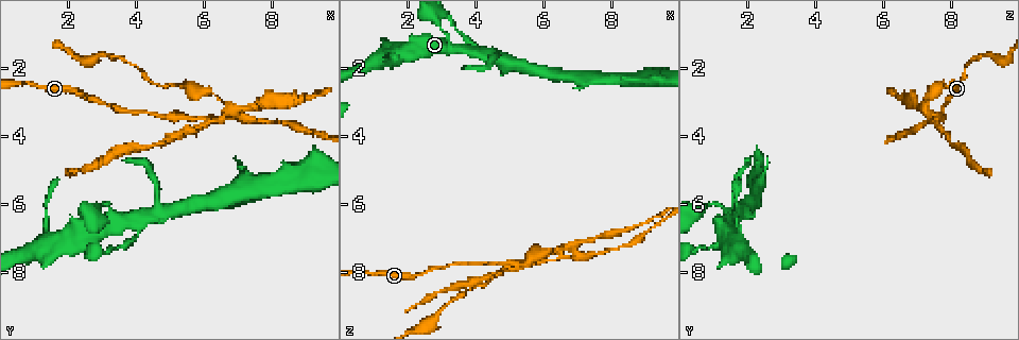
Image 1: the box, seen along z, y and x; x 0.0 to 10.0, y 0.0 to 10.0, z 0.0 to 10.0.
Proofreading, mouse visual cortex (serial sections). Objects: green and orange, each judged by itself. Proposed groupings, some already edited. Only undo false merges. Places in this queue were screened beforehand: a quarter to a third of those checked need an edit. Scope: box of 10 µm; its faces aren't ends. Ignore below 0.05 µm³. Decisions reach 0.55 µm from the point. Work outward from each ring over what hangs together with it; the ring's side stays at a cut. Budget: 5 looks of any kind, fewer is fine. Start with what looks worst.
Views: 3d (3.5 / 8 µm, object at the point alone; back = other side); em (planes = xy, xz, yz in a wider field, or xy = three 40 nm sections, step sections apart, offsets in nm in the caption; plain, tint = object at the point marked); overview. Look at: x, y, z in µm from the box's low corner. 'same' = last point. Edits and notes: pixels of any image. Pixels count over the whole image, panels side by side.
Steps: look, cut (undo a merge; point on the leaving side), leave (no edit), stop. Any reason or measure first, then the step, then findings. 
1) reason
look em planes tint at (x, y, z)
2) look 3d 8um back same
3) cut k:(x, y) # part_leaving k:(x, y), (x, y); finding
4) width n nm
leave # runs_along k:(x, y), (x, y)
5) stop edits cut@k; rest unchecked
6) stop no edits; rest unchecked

abrupt turn
look 3d 8um at (6.10, 3.50, 7.65)

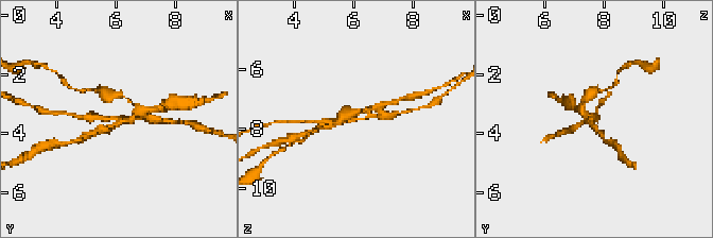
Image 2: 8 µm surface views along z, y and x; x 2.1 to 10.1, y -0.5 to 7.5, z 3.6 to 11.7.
arms 4; arm_widths 150, 150, 200, 200 nm; now the EM
look em planes tint same

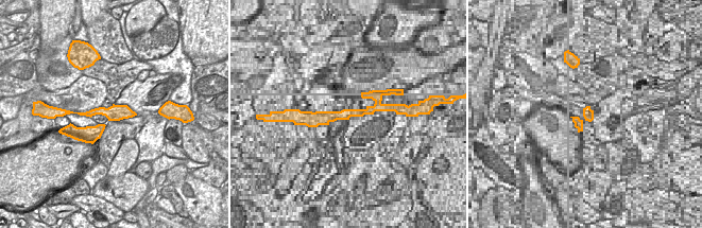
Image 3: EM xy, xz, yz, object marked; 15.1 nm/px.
cut 2:(162, 108) # part_leaving 2:(132, 119), (139, 109), (132, 101), (115, 95); a second cell is stuck on

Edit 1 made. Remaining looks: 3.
look overview

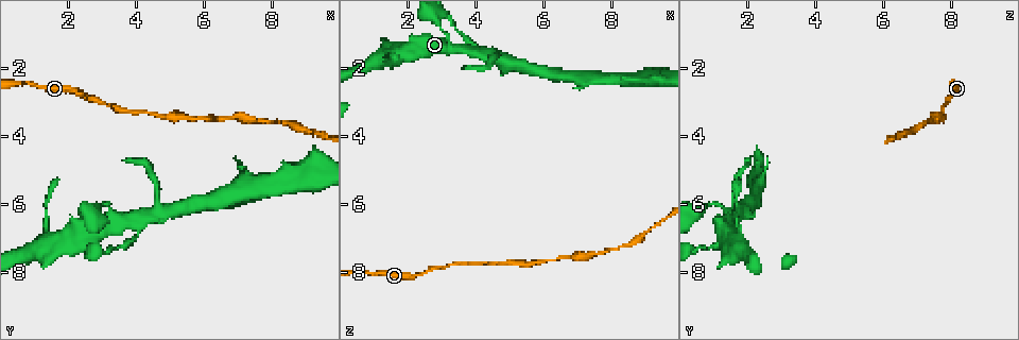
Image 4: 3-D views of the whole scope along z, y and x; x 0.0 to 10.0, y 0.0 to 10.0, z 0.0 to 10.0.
abrupt turn
look 3d 3.5um at (1.70, 7.20, 1.65)

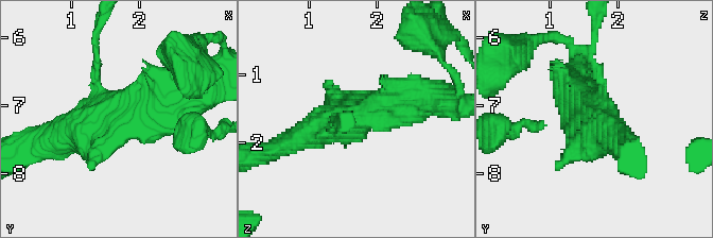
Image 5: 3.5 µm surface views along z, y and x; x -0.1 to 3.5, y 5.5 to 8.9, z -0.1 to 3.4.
look em xy step 3 tint at (1.65, 7.20, 1.65)

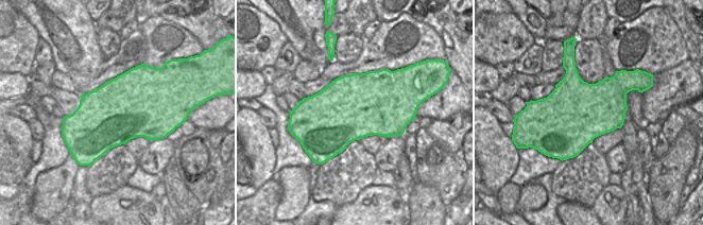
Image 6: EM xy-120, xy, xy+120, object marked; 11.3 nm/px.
leave # runs_along 5:(177, 94), (138, 117), (53, 139); all the same cell

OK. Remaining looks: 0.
stop edits cut@2; rest unchecked

